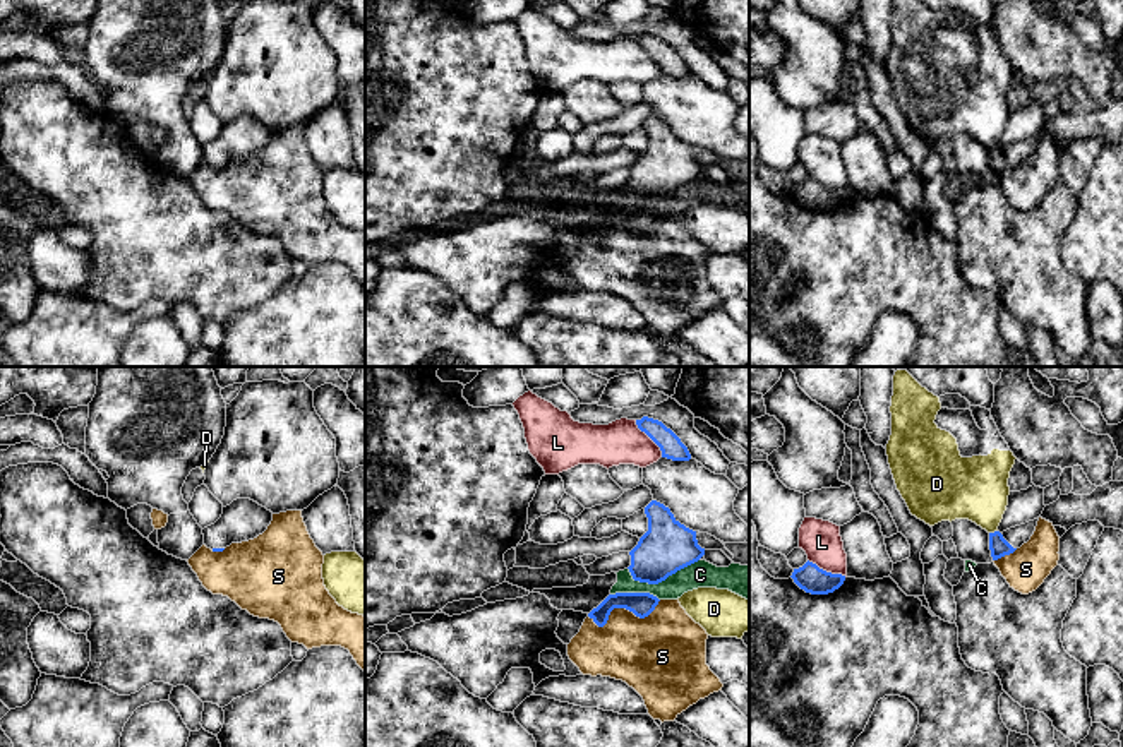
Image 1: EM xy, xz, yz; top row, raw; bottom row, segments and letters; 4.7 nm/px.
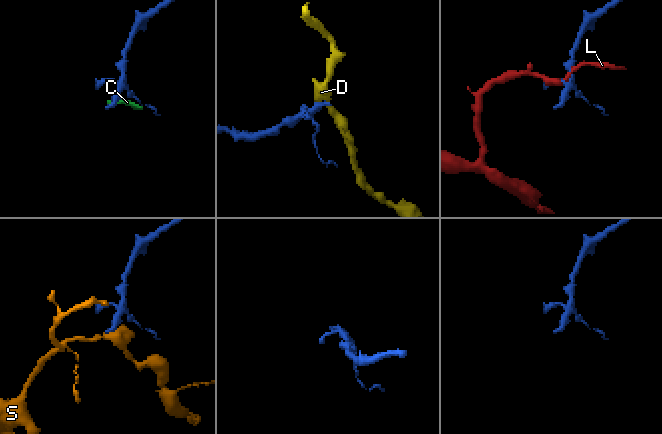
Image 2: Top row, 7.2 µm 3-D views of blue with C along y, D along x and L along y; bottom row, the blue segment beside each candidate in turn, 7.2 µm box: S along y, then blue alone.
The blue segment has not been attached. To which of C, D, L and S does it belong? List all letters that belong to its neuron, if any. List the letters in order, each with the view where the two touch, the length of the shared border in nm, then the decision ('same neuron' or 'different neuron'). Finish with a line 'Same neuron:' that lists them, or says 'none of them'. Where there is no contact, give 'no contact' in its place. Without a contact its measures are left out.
C: contact in xz; length 340 nm; different neuron
D: contact in yz; length 40 nm; different neuron
L: contact in xz; length 220 nm; different neuron
S: contact in xz; length 360 nm; different neuron
Same neuron: none of them

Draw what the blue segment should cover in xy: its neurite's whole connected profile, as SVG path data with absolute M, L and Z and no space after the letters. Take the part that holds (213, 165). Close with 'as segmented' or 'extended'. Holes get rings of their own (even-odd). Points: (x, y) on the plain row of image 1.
M237 115L223 123L221 134L202 146L204 161L223 168L231 159L242 159L262 151L273 137L273 128L250 115Z; extended

